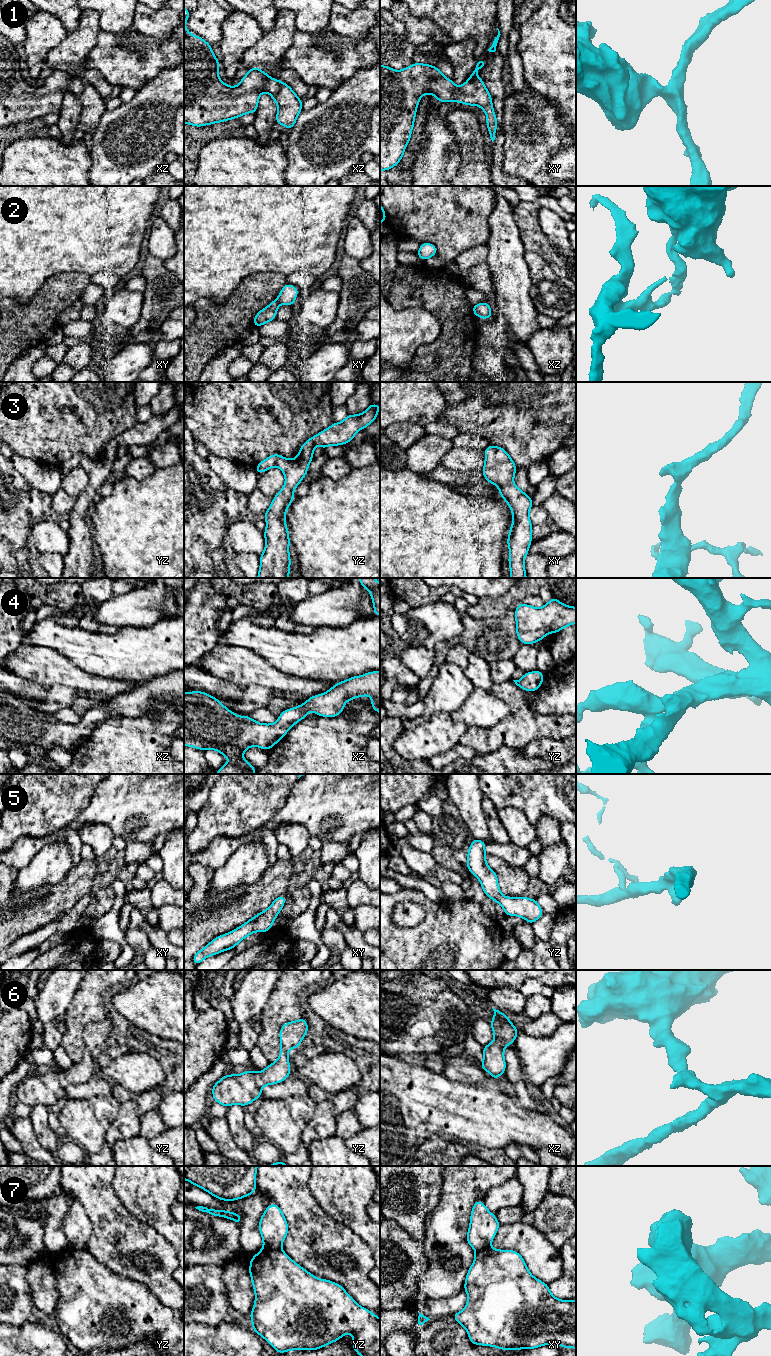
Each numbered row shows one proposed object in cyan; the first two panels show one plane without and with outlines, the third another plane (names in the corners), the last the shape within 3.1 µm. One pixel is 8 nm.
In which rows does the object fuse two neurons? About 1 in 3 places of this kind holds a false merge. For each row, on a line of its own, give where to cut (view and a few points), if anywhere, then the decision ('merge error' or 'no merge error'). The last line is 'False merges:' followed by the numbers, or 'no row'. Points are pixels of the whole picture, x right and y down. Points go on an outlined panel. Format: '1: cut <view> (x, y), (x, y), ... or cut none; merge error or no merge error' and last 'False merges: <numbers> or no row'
1: cut none; no merge error
2: cut xy (276, 299), (280, 304); merge error
3: cut none; no merge error
4: cut none; no merge error
5: cut none; no merge error
6: cut none; no merge error
7: cut yz (264, 1246), (280, 1248); merge error
False merges: 2, 7

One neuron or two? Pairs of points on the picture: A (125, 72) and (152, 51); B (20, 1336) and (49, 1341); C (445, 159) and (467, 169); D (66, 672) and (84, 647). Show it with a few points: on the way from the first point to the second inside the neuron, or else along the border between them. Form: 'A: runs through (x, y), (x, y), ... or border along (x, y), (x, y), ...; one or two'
A: runs through (133, 68), (143, 64), (148, 59); one
B: runs through (27, 1341), (42, 1341); one
C: border along (457, 143), (460, 165), (455, 175); two
D: border along (54, 649), (66, 656), (77, 667), (94, 674); two

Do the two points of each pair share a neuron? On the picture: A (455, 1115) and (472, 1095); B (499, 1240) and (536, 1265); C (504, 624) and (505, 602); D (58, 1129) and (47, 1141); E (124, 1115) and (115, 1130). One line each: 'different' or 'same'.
A: same
B: same
C: different
D: different
E: same

